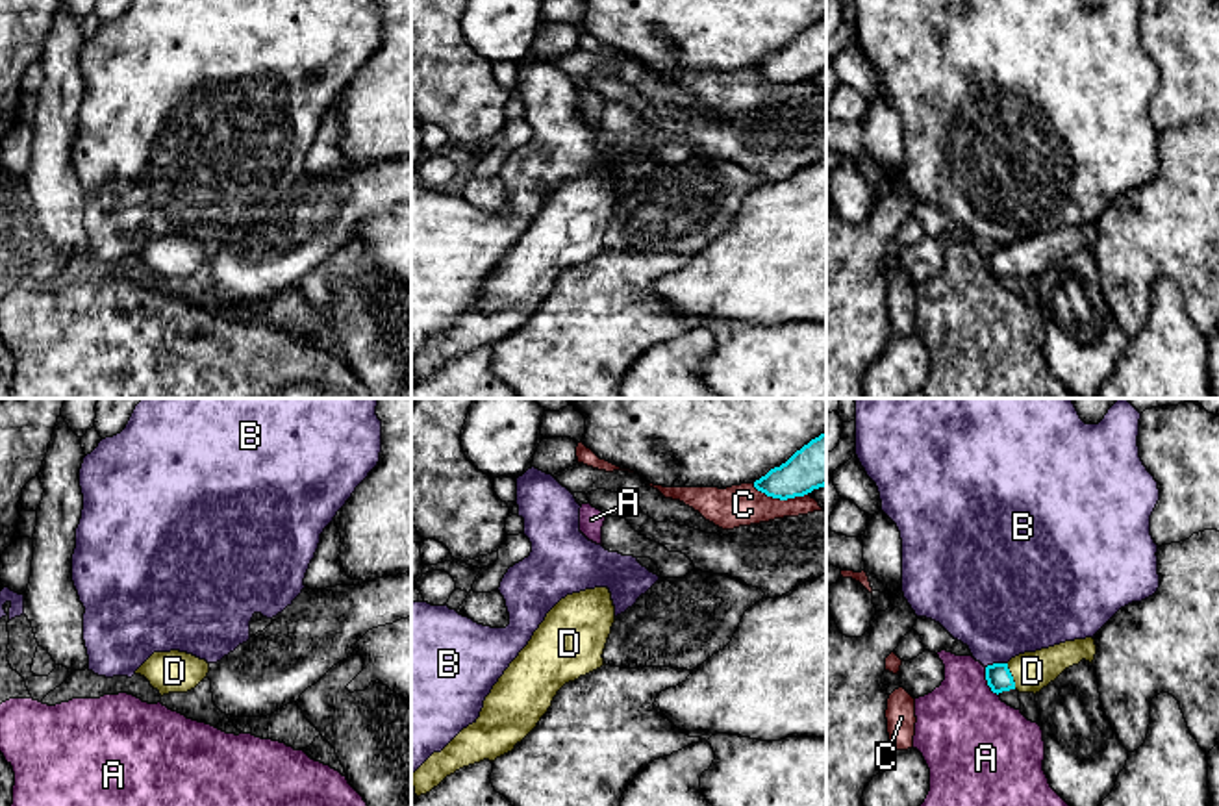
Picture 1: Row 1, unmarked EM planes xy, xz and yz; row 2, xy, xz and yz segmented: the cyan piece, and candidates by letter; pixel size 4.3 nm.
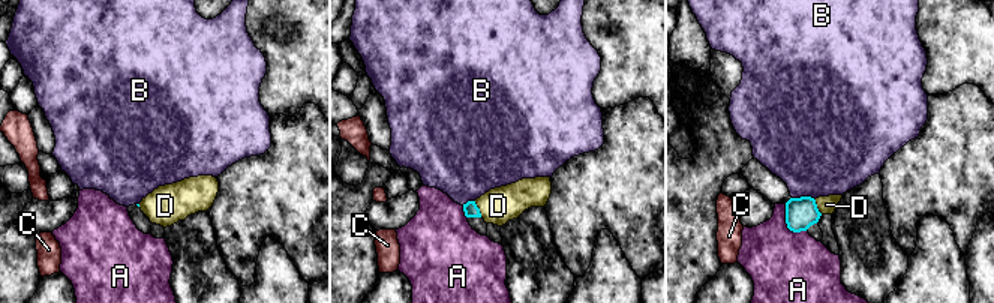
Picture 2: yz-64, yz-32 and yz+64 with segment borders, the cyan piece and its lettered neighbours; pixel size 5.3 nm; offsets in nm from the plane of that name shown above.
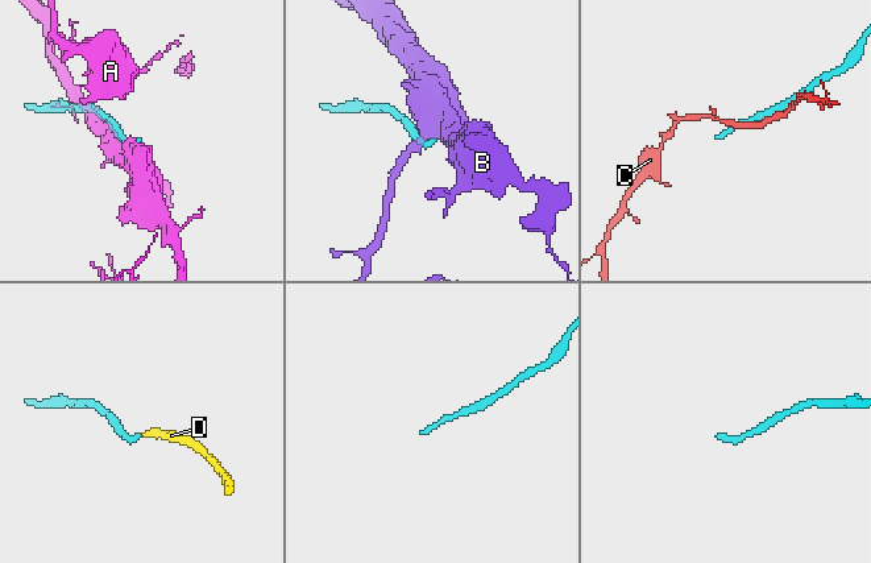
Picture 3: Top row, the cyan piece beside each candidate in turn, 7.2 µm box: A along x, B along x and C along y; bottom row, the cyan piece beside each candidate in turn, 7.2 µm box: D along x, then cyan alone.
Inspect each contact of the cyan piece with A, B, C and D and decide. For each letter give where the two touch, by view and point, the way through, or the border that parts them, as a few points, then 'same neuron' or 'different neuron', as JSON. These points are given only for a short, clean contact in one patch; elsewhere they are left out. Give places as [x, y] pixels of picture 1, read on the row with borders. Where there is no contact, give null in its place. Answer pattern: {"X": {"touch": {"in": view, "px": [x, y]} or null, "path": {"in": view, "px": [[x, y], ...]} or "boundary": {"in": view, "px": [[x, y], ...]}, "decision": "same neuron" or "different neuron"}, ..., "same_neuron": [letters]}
{"A": {"touch": {"in": "yz", "px": [988, 682]}, "decision": "different neuron"}, "B": {"touch": {"in": "yz", "px": [995, 664]}, "boundary": {"in": "yz", "px": [[1006, 662], [995, 662], [986, 667]]}, "decision": "different neuron"}, "C": {"touch": {"in": "xz", "px": [780, 499]}, "decision": "different neuron"}, "D": {"touch": {"in": "yz", "px": [1012, 677]}, "path": {"in": "yz", "px": [[999, 679], [1012, 677], [1032, 671]]}, "decision": "same neuron"}, "same_neuron": ["D"]}

